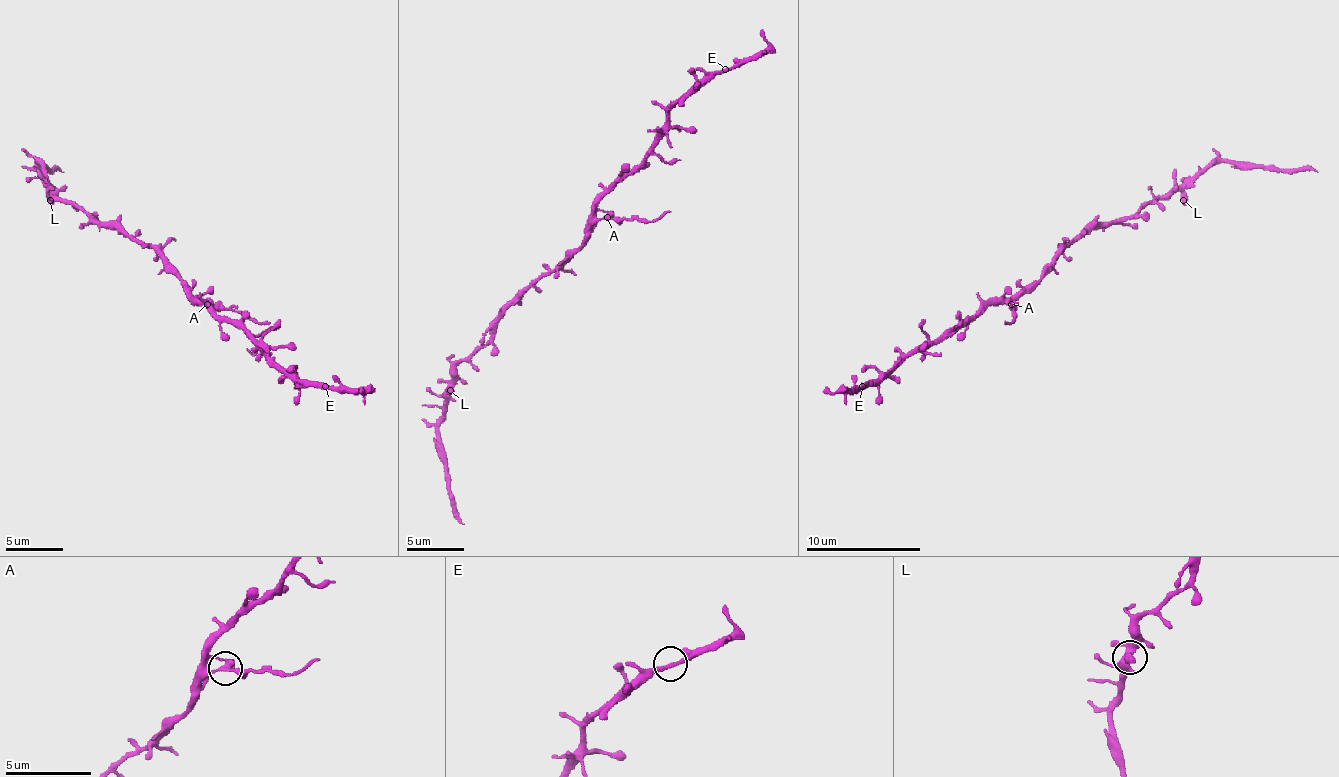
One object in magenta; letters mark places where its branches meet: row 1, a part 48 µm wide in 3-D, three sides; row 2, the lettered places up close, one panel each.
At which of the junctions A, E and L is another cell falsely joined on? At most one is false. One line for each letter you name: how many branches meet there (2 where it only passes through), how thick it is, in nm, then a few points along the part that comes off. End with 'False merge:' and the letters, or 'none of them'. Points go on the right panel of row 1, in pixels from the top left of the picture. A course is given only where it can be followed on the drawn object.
A: 2 branches meet; 280 nm thick; foreign part runs (1011, 303), (1014, 317), (1005, 323)
False merge: A

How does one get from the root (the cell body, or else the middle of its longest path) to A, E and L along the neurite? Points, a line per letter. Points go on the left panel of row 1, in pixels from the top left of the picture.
A: (167, 266), (199, 300), (207, 303)
E: (167, 266), (199, 300), (219, 317), (230, 317), (276, 363), (302, 380), (313, 380), (325, 386)
L: (167, 266), (153, 249), (136, 243), (110, 226), (101, 226), (70, 203), (61, 203), (52, 191), (50, 200)

